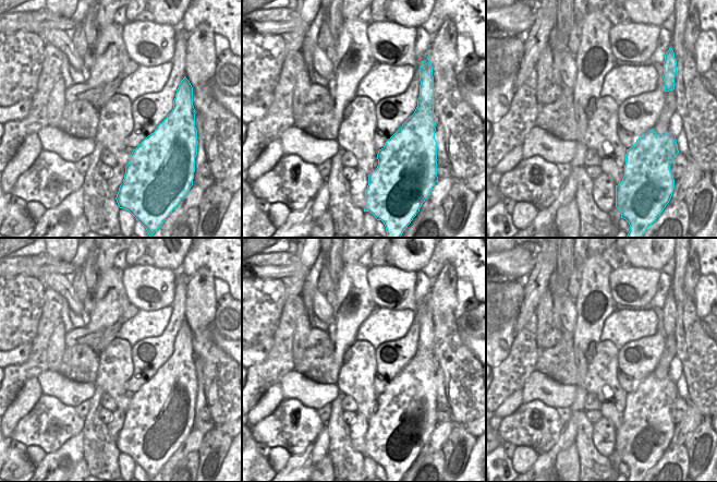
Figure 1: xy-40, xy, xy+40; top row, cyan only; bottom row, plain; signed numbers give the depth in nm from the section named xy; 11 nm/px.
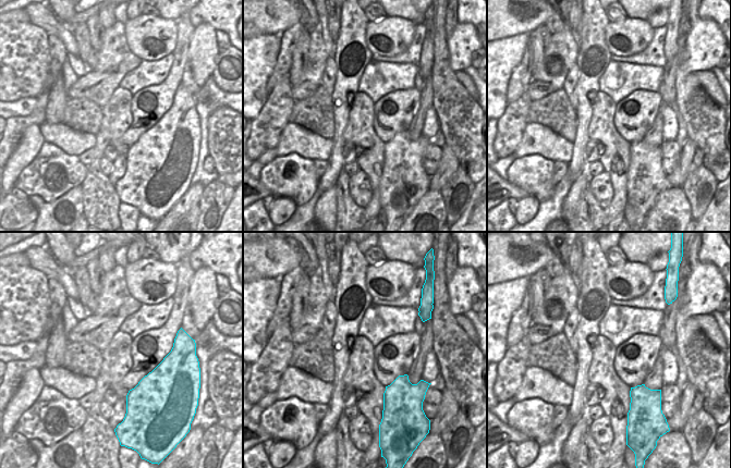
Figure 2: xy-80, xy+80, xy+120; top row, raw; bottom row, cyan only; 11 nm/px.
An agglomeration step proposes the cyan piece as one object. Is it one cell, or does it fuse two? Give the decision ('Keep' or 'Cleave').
Keep

